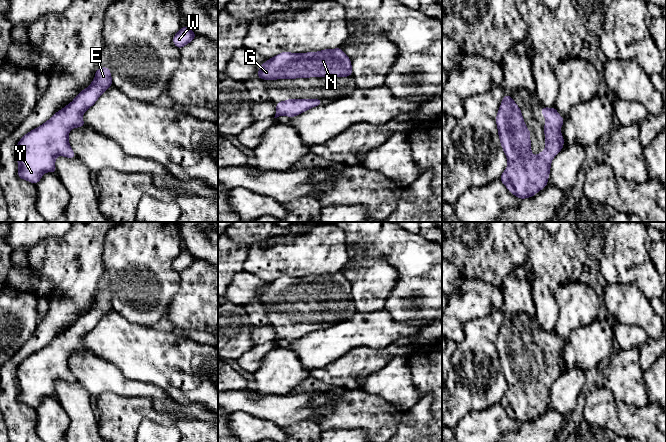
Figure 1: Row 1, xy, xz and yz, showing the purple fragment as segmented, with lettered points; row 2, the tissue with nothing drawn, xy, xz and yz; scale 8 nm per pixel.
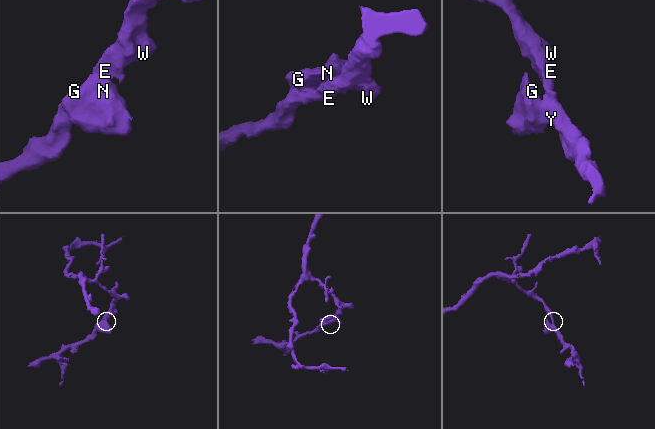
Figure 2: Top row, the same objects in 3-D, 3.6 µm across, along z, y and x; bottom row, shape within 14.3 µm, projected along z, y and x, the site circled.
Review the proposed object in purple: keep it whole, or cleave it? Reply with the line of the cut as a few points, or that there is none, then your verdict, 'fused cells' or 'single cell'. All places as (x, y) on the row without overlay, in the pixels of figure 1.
cut none; single cell

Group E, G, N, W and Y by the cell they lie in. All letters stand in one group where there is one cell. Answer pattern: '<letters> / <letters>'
E G N W Y

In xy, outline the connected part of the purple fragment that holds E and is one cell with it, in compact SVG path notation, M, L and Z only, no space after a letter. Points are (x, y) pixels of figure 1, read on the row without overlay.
M107 290L96 293L95 302L89 311L82 314L71 327L56 336L49 344L26 357L19 364L16 369L19 403L27 404L36 409L44 397L52 396L56 398L55 384L57 380L61 379L70 383L76 381L68 364L70 354L86 350L82 343L83 338L96 327L101 318L112 308L111 296Z

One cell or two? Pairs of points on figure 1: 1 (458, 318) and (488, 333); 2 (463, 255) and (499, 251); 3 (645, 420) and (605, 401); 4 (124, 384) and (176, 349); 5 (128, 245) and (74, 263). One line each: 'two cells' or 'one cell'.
1: two cells
2: one cell
3: one cell
4: two cells
5: two cells

